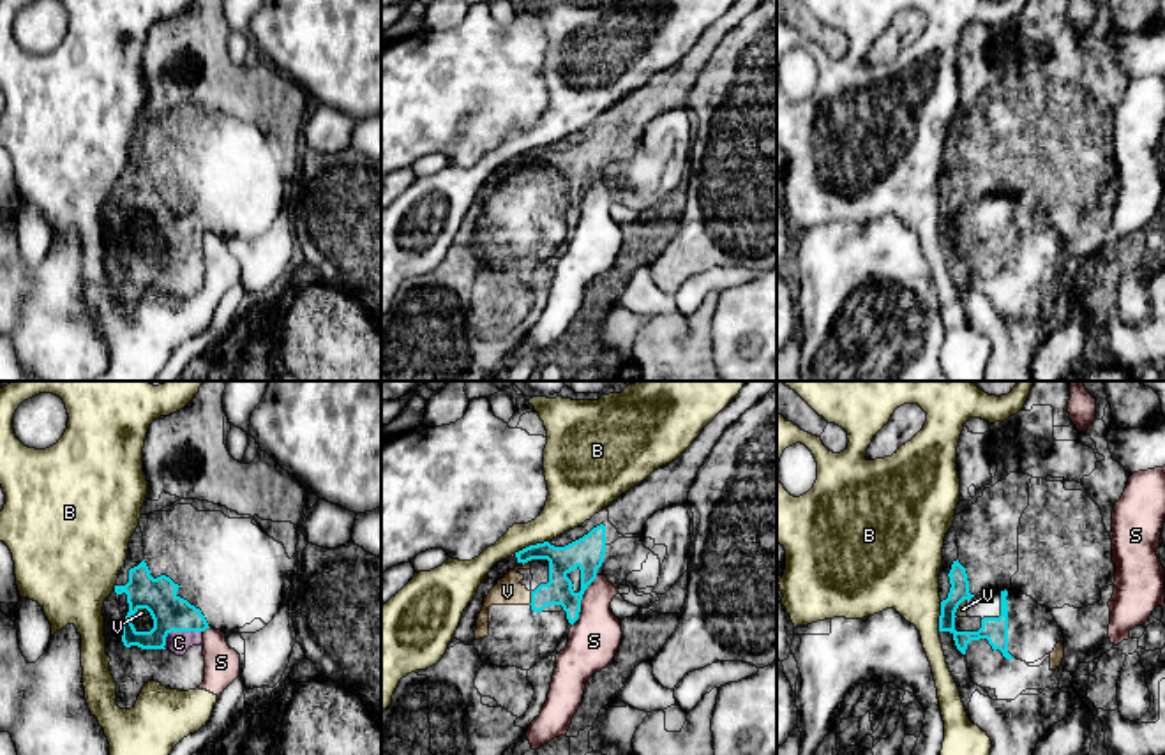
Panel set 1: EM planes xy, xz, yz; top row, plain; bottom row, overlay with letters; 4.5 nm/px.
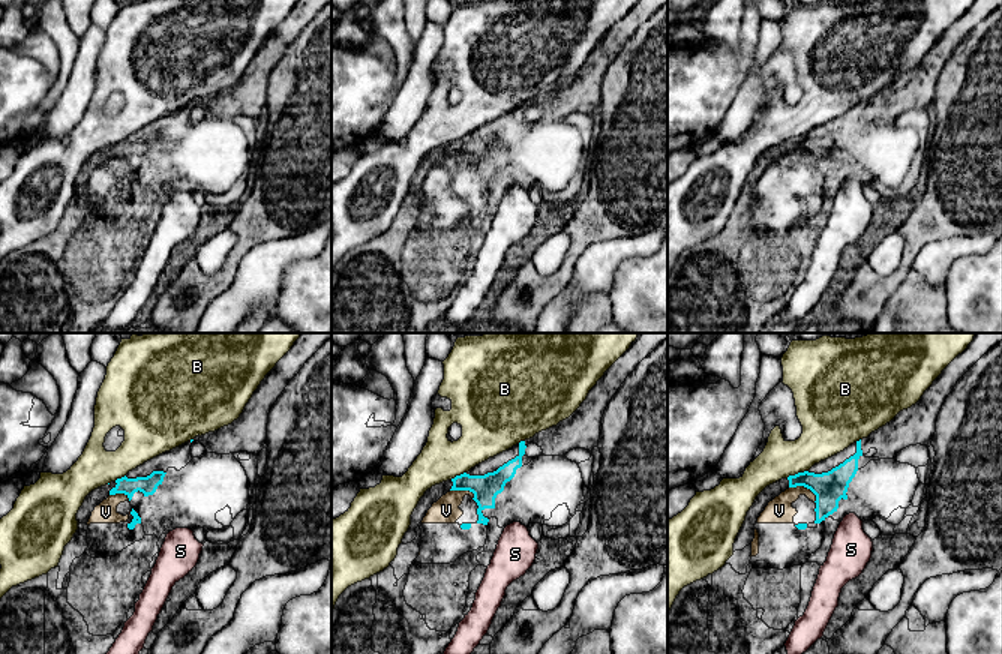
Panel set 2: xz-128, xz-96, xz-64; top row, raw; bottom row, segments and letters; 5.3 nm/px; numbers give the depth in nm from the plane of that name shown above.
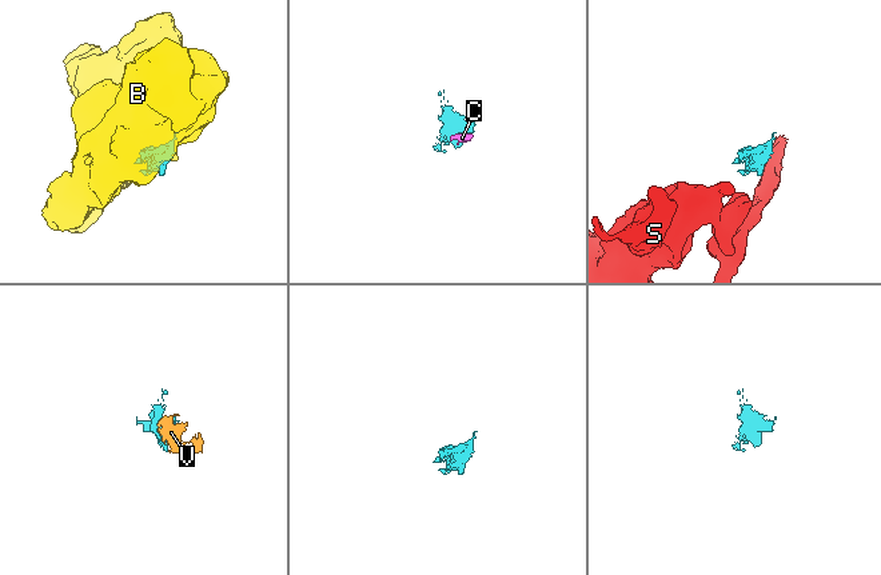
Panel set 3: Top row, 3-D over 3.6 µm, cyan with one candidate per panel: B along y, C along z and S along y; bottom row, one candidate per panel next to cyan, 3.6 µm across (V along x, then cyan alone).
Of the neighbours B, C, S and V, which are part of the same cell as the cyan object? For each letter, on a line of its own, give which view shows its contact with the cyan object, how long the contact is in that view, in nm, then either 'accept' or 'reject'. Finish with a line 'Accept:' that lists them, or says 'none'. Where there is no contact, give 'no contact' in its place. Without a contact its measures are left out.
B: contact in xz; length 170 nm; reject
C: contact in xy; length 200 nm; accept
S: contact in xz; length 260 nm; reject
V: contact in xz; length 70 nm; accept
Accept: C, V

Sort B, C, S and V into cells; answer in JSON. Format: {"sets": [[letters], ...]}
{"sets": [["B", "S"], ["C", "V"]]}

